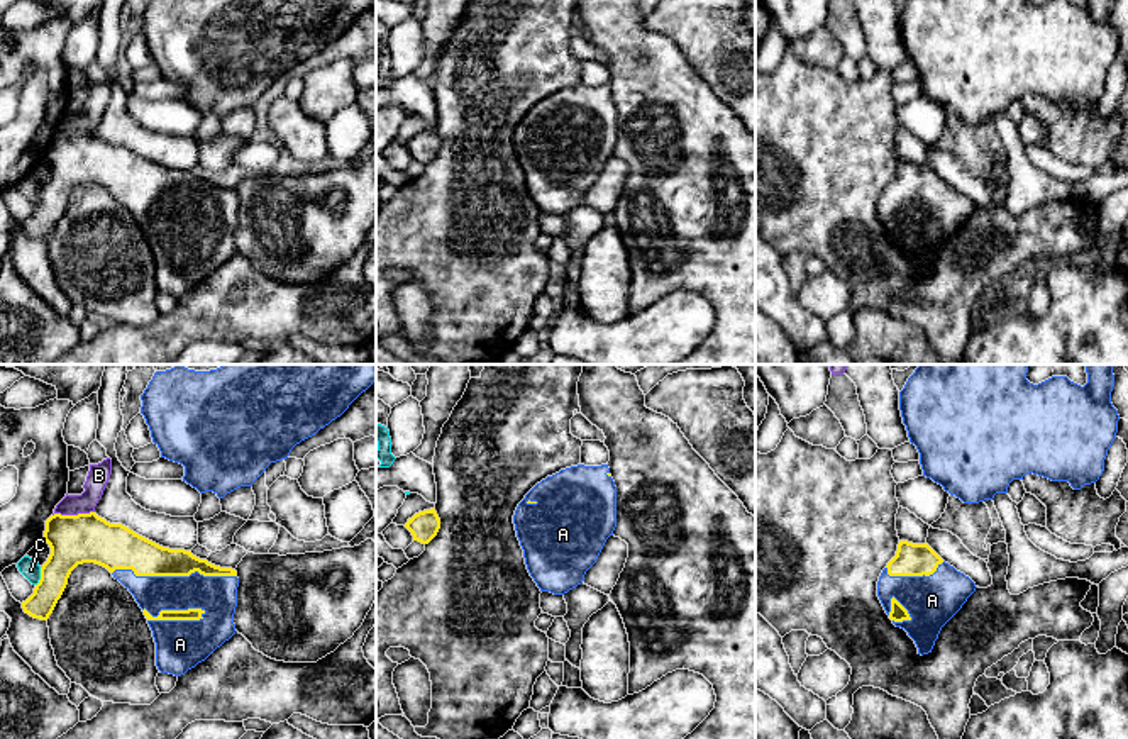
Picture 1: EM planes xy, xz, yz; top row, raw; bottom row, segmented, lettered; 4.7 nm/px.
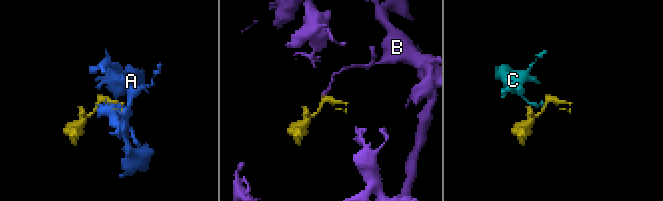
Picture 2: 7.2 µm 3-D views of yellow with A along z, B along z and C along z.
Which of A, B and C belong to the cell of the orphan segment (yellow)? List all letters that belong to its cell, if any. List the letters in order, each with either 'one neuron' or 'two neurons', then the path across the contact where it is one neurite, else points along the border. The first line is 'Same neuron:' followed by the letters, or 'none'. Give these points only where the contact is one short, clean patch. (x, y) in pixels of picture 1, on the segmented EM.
Same neuron: A
A: one neuron
B: two neurons; border along xy (94, 511), (53, 516)
C: two neurons; border along xy (41, 568), (41, 578), (36, 585)

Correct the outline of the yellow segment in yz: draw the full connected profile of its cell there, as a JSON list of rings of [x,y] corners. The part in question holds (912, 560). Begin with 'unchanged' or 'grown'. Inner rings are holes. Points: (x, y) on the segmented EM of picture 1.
grown; [[[899,541],[896,556],[879,576],[877,597],[893,624],[908,632],[923,656],[932,653],[942,627],[976,588],[926,542]]]

